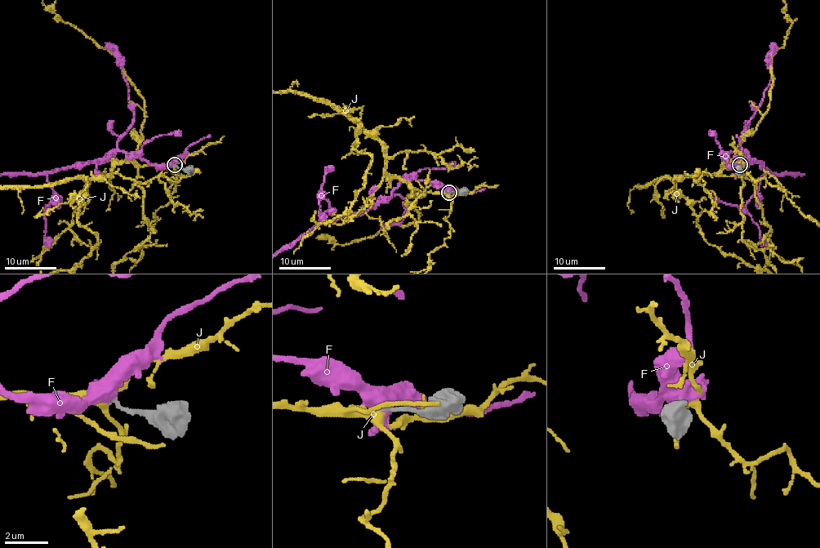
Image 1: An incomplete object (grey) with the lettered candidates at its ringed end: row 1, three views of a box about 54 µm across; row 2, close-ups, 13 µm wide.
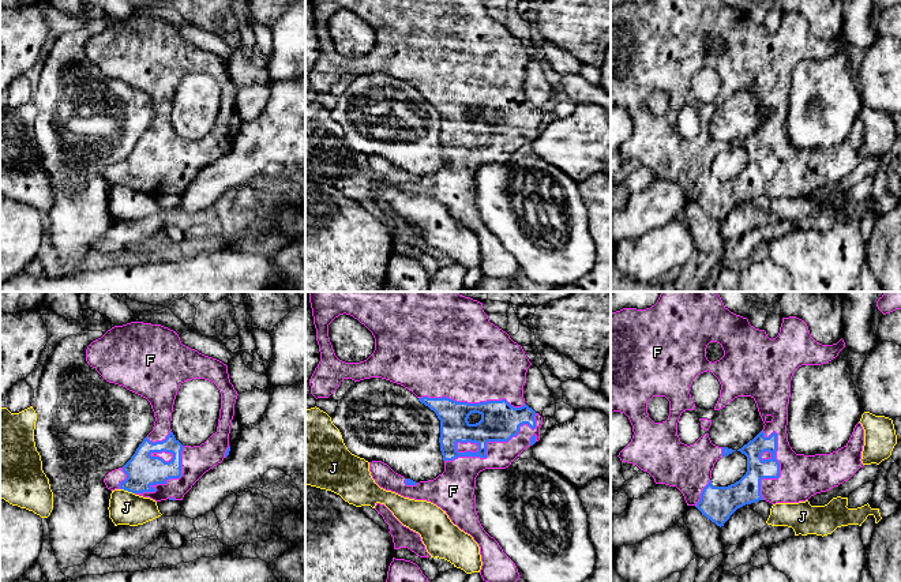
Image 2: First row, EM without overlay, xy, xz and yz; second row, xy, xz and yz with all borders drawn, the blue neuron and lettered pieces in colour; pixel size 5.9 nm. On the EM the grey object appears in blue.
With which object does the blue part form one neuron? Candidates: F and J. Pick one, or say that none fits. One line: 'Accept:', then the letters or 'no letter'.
Accept: F

